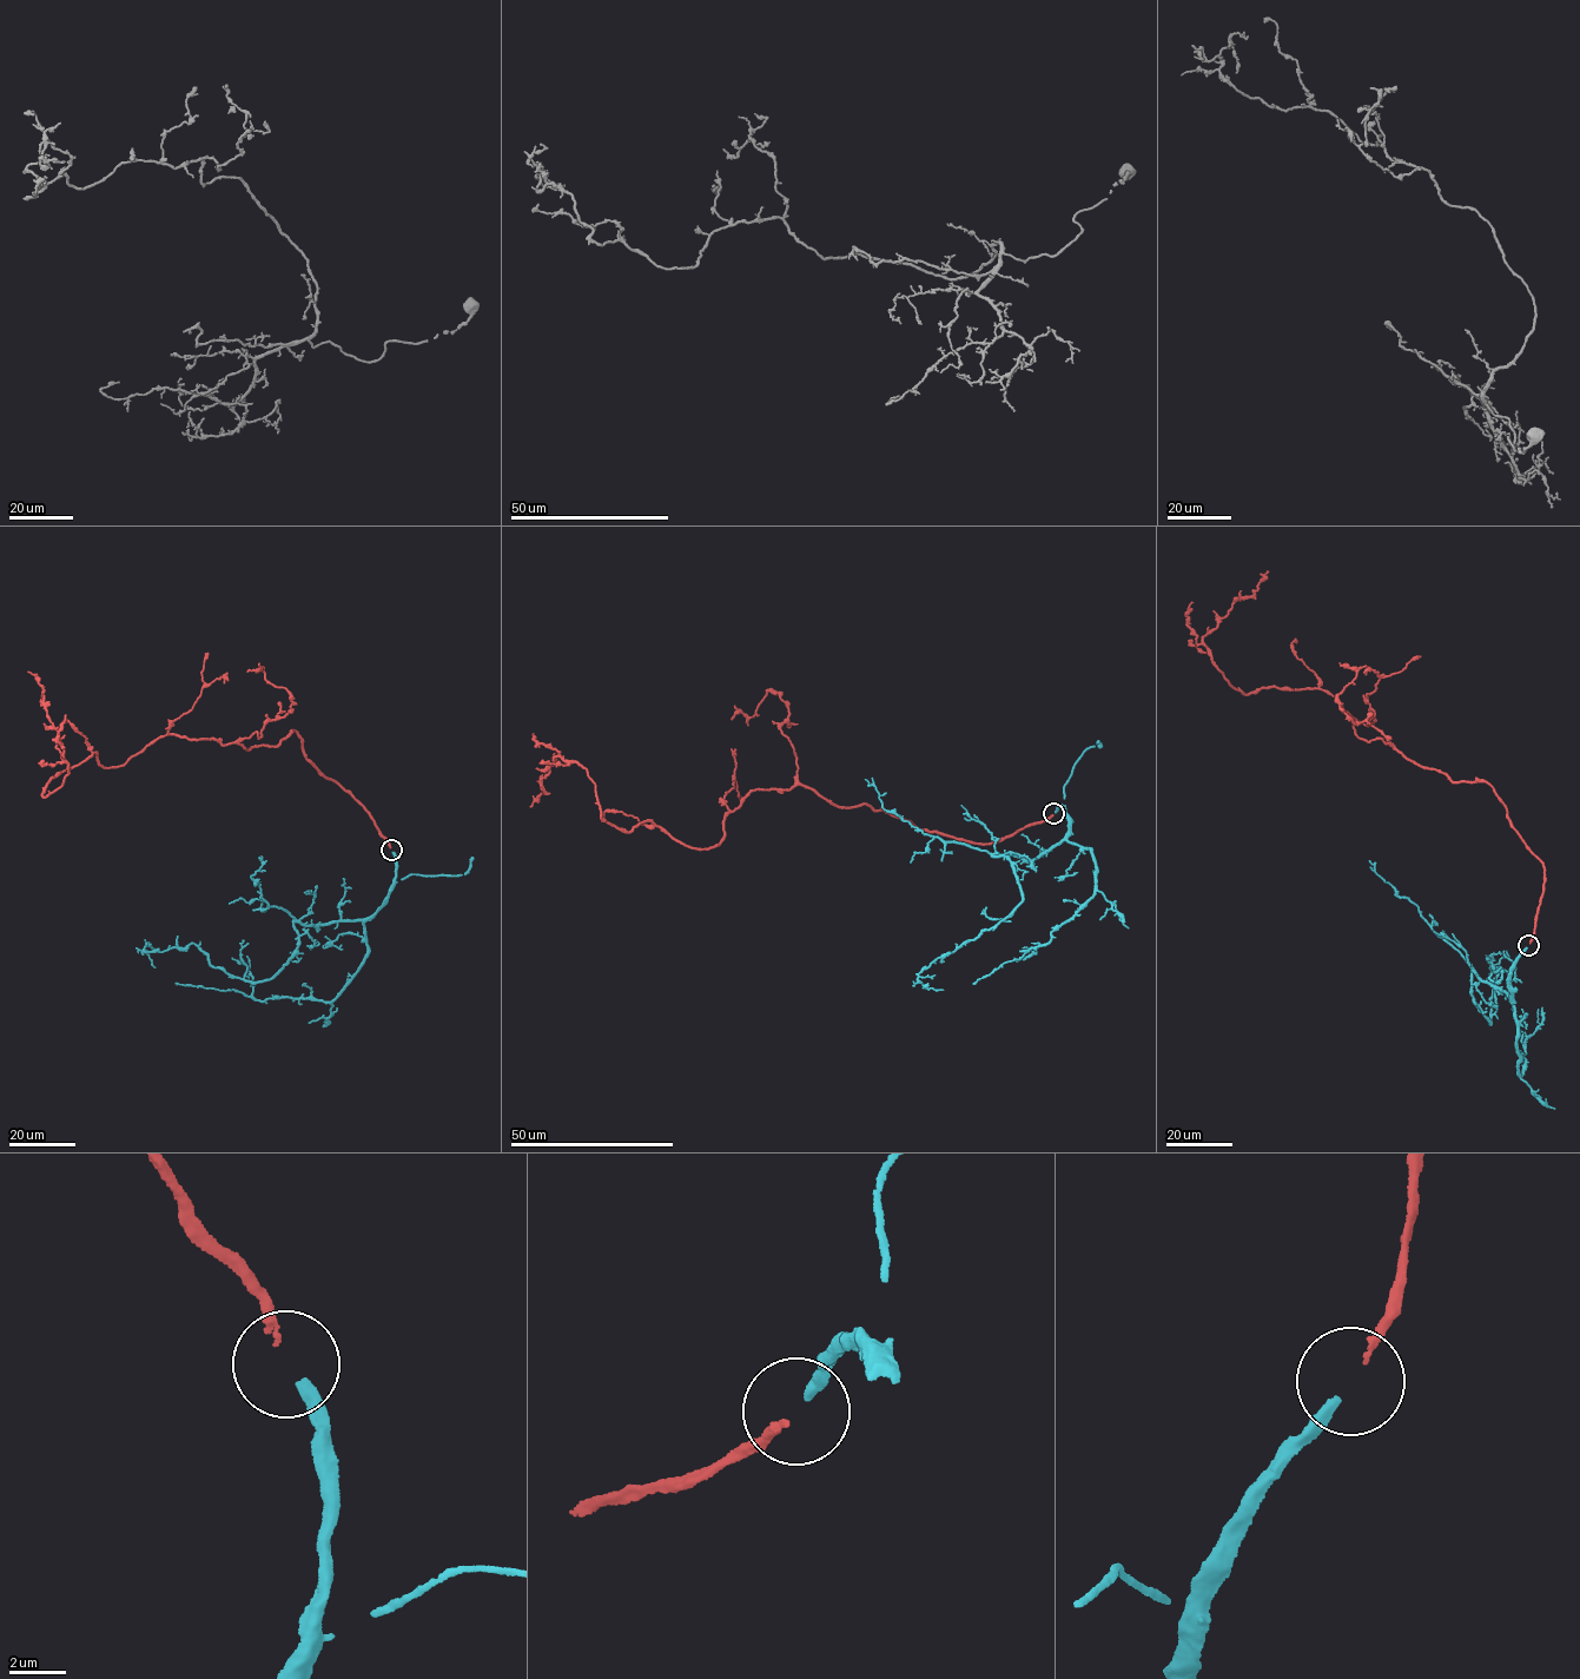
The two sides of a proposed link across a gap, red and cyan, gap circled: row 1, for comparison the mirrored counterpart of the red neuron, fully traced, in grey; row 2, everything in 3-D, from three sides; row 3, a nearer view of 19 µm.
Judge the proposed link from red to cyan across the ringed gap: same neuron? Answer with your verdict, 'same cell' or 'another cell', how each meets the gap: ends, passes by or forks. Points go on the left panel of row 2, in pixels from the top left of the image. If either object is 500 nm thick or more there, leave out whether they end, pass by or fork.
same cell | red ends | cyan ends

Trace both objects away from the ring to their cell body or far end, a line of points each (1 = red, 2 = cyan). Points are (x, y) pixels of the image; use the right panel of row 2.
1: (1529, 944), (1544, 866), (1493, 787), (1414, 762), (1369, 709), (1243, 694), (1211, 660), (1204, 635), (1268, 572)
2: (1526, 947), (1512, 1000), (1471, 970), (1491, 1024), (1500, 967), (1486, 959), (1515, 967)

